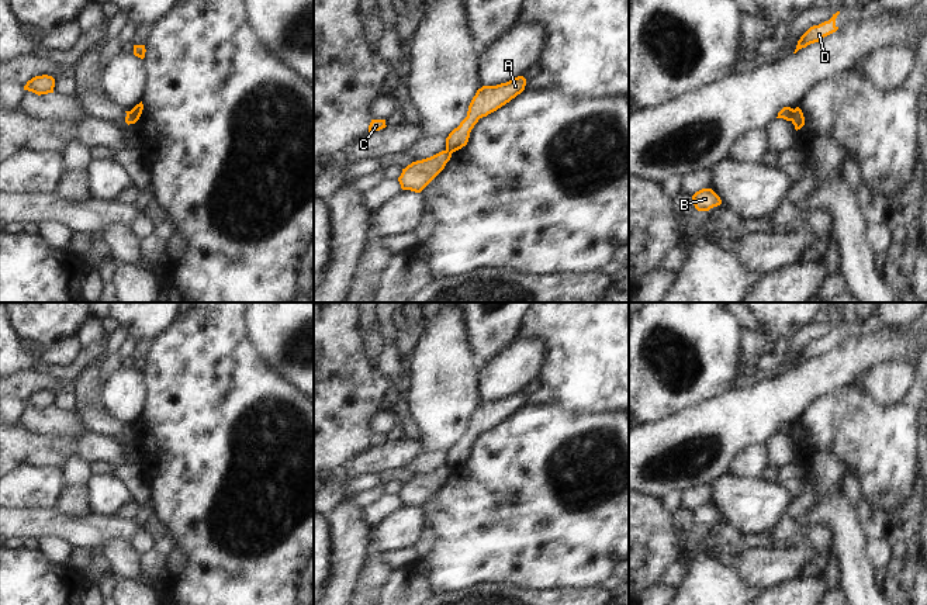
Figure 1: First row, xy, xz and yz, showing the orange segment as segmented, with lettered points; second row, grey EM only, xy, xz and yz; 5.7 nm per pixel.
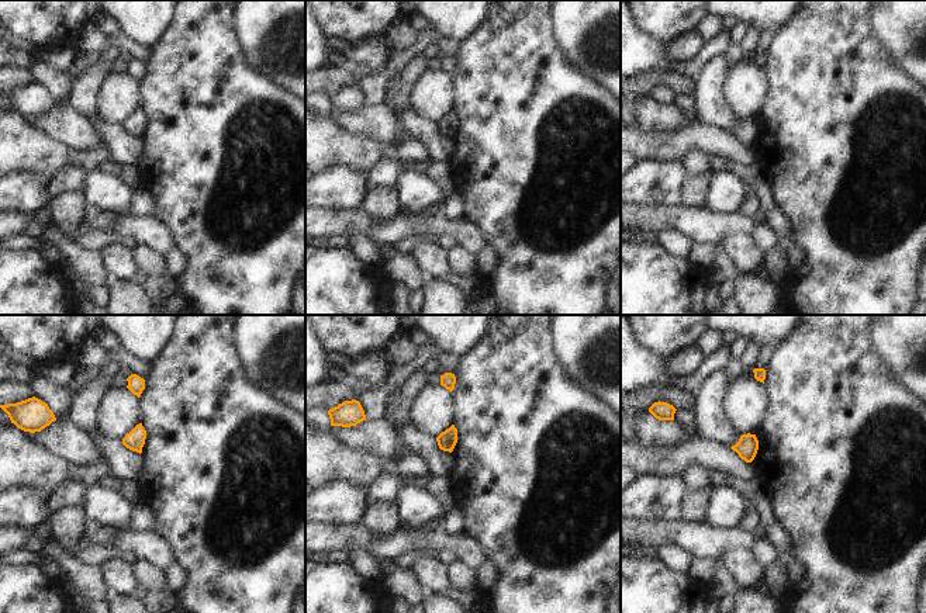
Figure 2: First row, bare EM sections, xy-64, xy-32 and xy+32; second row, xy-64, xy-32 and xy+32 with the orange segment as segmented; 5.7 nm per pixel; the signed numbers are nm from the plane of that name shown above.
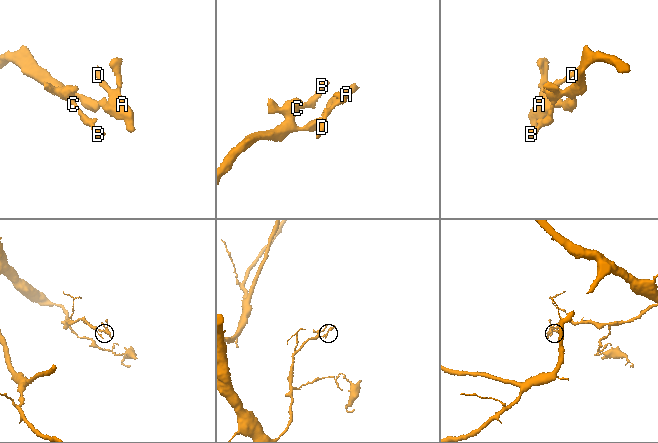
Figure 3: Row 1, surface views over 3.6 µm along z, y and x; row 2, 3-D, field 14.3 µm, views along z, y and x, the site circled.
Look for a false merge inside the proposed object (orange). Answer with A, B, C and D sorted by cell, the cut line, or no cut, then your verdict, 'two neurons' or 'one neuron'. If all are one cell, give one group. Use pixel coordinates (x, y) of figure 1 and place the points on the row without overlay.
groups A D / B C; cut yz (795, 425), (791, 435); two neurons

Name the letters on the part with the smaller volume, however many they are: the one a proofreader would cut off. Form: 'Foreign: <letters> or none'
Foreign: A, D

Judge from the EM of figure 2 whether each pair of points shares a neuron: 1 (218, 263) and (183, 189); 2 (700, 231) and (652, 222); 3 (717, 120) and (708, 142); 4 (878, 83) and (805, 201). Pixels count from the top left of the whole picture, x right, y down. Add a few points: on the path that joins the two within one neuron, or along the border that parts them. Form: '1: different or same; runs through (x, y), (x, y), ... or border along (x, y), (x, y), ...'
1: same; runs through (217, 245), (203, 228), (201, 207)
2: same; runs through (688, 222), (663, 222)
3: different; border along (700, 121), (729, 132)
4: same; runs through (849, 113), (845, 117), (845, 160), (835, 172)

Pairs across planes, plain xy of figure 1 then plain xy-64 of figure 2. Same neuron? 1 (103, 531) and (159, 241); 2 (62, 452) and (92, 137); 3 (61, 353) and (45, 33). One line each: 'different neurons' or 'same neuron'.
1: same neuron
2: different neurons
3: different neurons

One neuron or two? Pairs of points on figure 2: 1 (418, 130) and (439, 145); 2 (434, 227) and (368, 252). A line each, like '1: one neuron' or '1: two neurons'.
1: one neuron
2: two neurons

